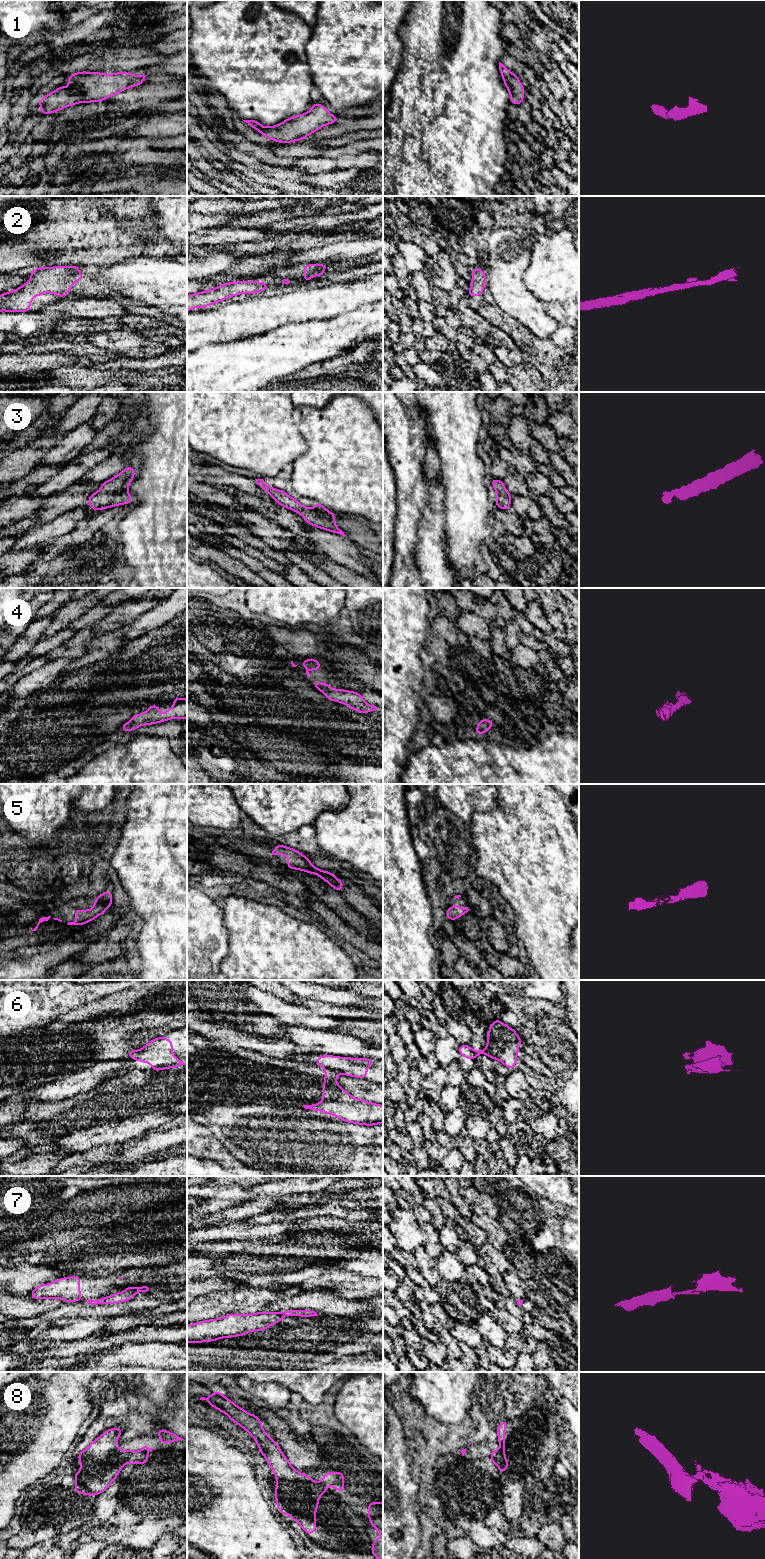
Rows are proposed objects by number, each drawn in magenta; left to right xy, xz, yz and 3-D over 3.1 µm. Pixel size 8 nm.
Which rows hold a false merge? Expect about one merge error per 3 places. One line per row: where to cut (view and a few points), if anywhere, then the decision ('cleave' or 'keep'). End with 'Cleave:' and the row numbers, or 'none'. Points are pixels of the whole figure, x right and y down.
1: no cut; keep
2: no cut; keep
3: no cut; keep
4: no cut; keep
5: no cut; keep
6: cut in xz along (325, 1068), (336, 1070), (339, 1073); cleave
7: no cut; keep
8: cut in yz along (495, 1452), (497, 1464); cleave
Cleave: 6, 8

